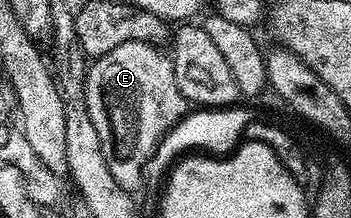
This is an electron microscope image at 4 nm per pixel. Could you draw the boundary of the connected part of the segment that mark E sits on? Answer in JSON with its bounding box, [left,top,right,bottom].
[84,41,190,189]

